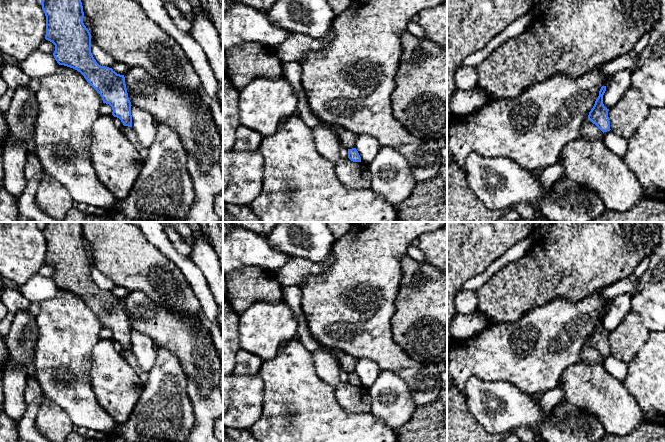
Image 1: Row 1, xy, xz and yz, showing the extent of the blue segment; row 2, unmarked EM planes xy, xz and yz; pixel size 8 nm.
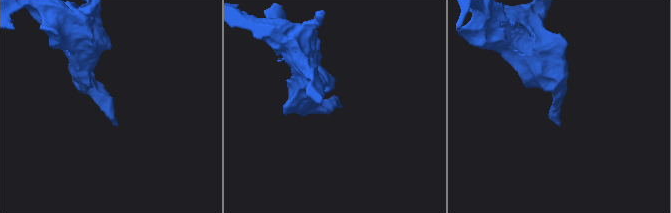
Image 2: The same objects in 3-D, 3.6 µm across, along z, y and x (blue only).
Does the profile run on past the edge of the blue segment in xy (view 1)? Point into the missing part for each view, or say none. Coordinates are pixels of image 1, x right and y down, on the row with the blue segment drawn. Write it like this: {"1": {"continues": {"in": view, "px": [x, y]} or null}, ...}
{"1": {"continues": null}}

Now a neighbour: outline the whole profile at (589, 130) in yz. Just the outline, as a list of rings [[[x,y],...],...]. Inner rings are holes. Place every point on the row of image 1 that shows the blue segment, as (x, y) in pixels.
[[[587,118],[581,126],[581,137],[587,139],[599,138],[603,140],[603,132]]]

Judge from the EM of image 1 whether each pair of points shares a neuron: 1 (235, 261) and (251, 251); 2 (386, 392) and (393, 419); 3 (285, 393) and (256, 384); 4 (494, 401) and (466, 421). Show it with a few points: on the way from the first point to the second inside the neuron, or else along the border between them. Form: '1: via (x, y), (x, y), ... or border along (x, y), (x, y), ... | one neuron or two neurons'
1: via (239, 257), (247, 251) | one neuron
2: via (391, 399), (393, 412) | one neuron
3: border along (258, 374), (263, 381), (262, 409) | two neurons
4: border along (463, 397), (468, 410), (487, 431) | two neurons

